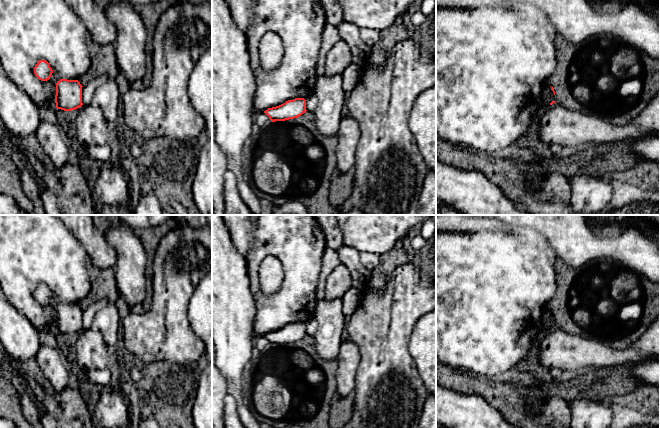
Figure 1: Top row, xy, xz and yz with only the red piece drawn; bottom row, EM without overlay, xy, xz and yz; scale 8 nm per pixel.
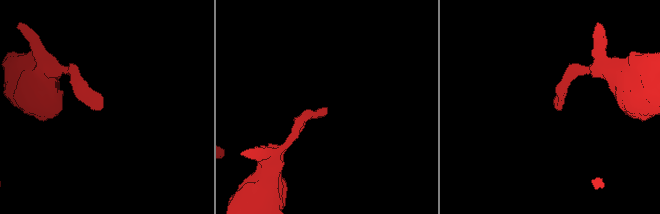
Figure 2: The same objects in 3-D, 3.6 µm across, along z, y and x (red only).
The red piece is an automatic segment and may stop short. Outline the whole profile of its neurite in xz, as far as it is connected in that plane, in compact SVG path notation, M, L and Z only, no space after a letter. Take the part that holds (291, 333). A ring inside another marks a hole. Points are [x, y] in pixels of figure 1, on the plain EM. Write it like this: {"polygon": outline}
{"polygon": "M295 322L279 330L268 332L264 337L271 346L275 346L297 342L306 335L306 324L304 322Z"}

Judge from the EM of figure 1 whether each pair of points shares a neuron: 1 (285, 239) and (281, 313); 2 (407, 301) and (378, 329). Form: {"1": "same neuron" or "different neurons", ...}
{"1": "same neuron", "2": "same neuron"}

